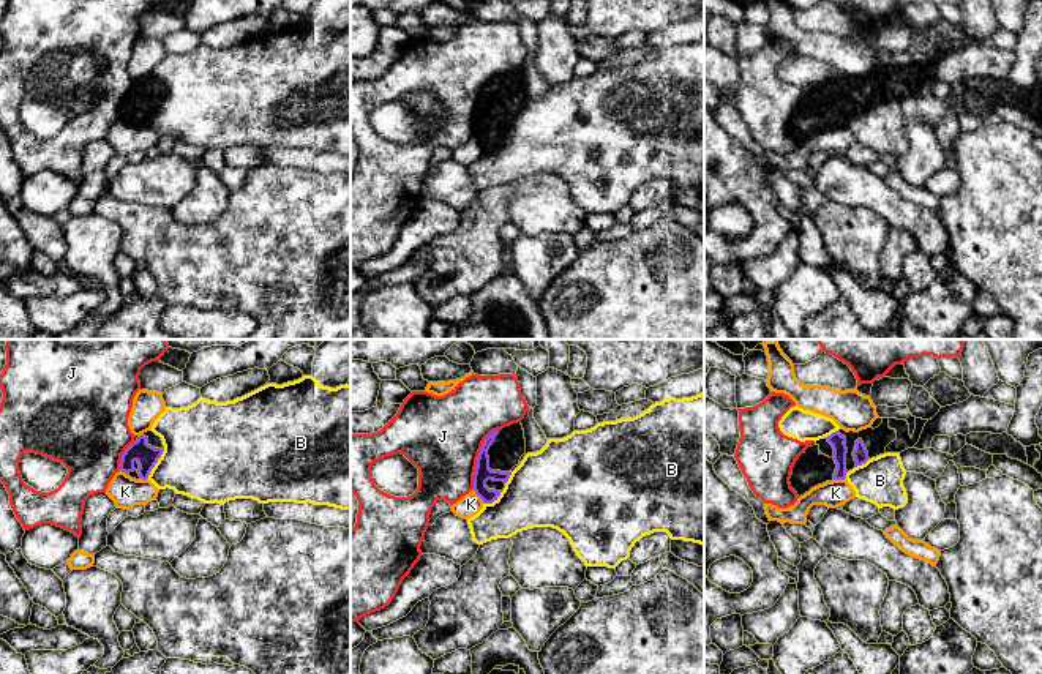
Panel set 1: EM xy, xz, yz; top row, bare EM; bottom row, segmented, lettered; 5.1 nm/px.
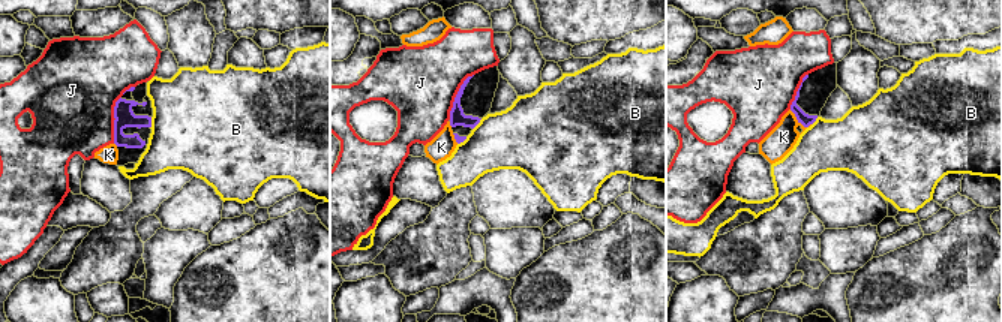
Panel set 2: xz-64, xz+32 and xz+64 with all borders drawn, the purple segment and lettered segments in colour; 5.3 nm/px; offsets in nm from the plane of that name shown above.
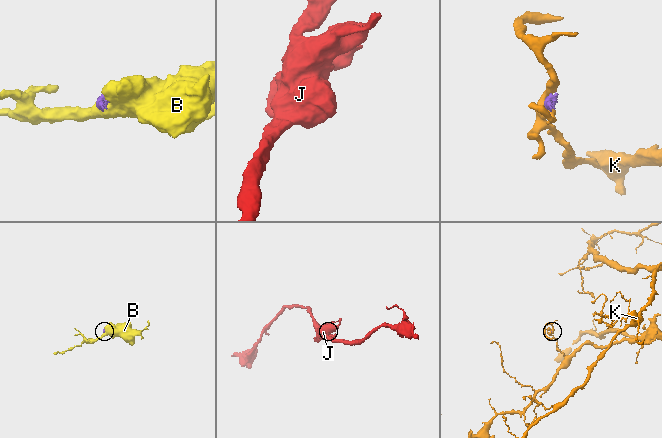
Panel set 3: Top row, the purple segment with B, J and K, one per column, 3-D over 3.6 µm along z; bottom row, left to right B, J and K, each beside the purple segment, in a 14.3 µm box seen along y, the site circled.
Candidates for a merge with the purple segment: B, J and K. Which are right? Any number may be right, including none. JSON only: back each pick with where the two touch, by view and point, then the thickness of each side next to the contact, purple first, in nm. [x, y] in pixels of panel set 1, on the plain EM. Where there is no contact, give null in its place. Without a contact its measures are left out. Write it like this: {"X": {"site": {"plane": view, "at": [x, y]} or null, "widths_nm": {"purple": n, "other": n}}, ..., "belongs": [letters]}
{"belongs": []}

